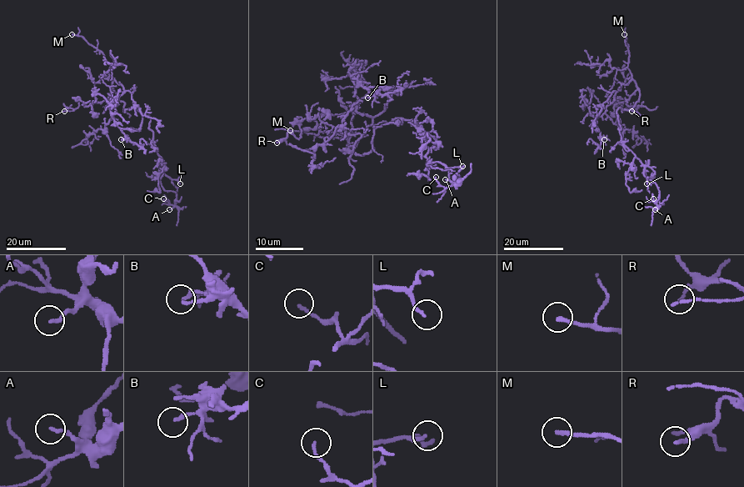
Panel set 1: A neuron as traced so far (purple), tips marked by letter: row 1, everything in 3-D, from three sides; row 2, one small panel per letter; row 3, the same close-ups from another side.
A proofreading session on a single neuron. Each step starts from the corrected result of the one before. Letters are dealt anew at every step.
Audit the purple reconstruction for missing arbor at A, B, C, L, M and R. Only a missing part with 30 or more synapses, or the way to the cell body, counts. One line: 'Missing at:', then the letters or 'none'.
Missing at: L, M

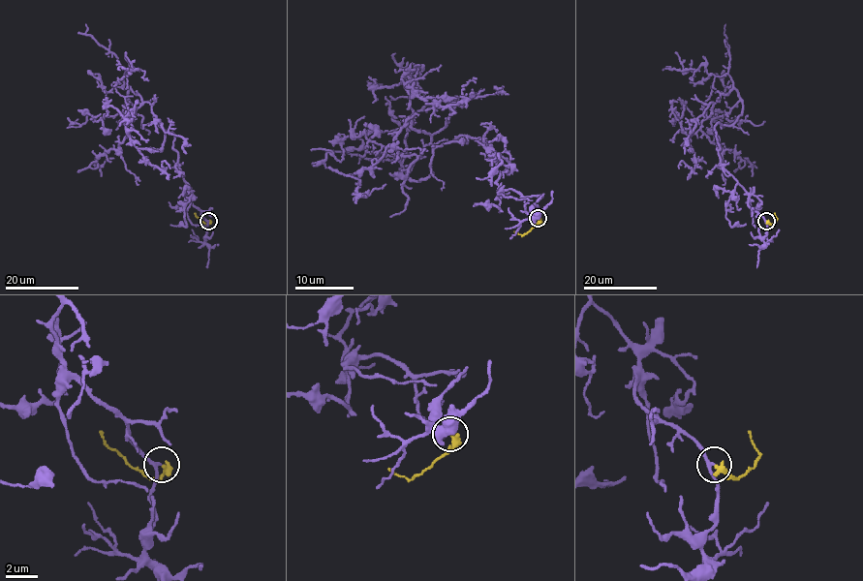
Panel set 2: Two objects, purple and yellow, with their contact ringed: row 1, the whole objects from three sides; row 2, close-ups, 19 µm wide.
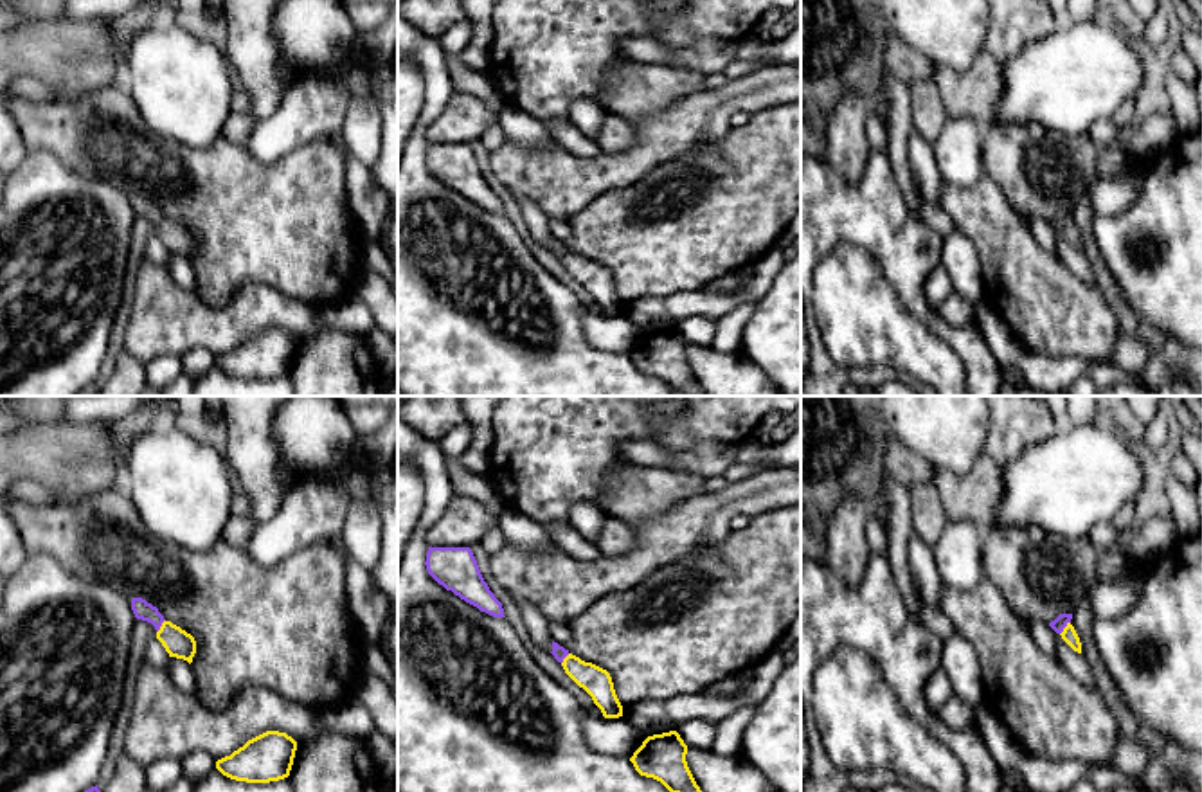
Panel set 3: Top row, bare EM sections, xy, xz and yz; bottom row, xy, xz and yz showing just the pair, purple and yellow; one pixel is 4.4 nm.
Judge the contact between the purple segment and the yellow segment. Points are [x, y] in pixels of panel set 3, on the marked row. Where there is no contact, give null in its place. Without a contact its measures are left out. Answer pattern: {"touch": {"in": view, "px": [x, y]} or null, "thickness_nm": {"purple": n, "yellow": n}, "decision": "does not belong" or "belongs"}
{"touch": {"in": "yz", "px": [1064, 627]}, "thickness_nm": {"purple": 60, "yellow": 70}, "decision": "does not belong"}

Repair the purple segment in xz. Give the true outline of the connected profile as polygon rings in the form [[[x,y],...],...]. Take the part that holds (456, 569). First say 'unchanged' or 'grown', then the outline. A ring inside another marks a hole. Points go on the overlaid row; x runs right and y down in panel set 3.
unchanged; [[[428,547],[428,574],[466,603],[493,617],[504,617],[502,603],[484,581],[470,547]]]

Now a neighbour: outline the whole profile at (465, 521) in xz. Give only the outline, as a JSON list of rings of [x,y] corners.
[[[455,495],[425,540],[428,547],[470,547],[493,526],[498,526],[498,515],[471,497]]]

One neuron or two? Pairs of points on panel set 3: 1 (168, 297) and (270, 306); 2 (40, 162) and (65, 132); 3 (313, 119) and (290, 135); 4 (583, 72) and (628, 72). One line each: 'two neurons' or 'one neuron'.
1: one neuron
2: two neurons
3: one neuron
4: two neurons

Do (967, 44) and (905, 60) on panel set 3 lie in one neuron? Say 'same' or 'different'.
different

